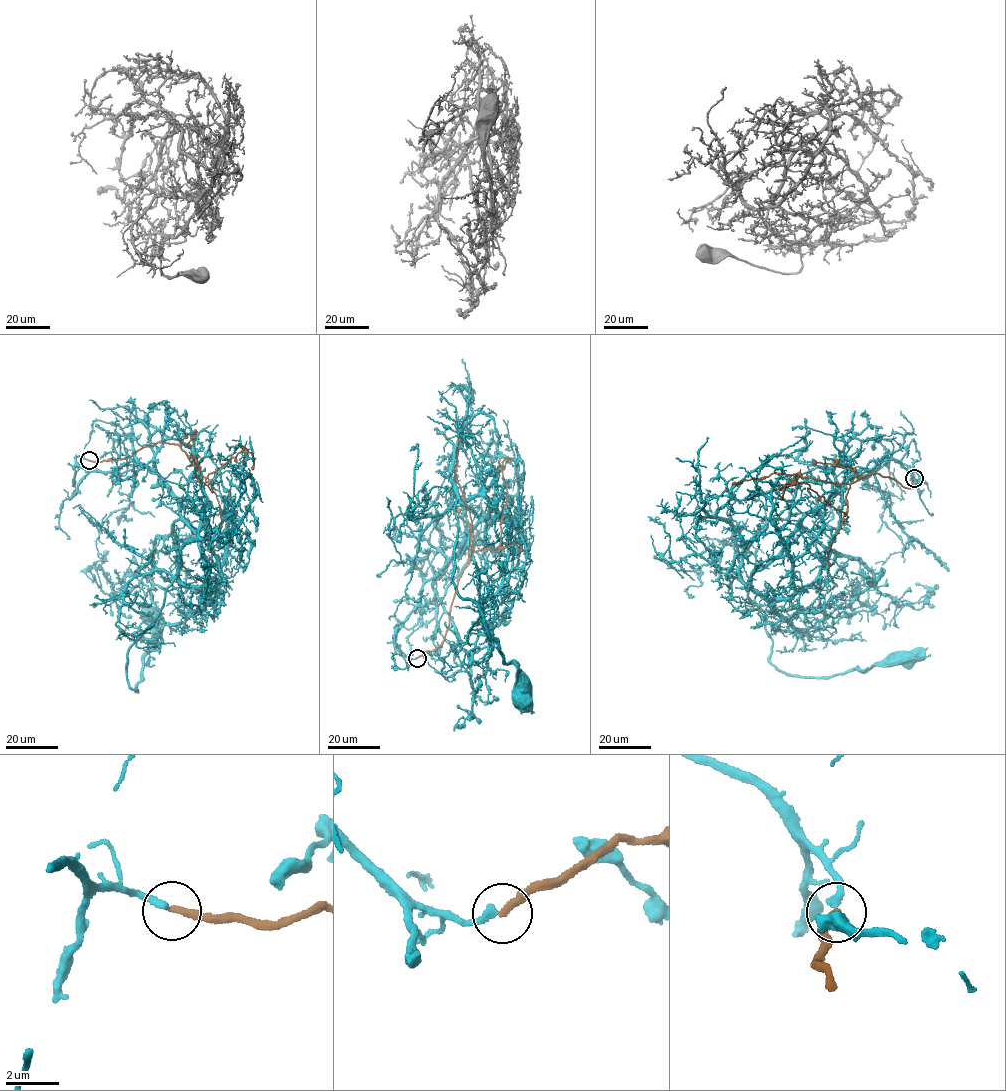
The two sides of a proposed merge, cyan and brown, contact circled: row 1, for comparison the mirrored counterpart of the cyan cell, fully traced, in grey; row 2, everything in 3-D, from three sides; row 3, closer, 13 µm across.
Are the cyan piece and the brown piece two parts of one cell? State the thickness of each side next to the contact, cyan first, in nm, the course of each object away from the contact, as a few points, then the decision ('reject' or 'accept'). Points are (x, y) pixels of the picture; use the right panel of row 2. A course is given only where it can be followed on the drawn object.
calibres 280 and 280 nm; course cyan (913, 477), (895, 460), (853, 471), (749, 584), (738, 571), (741, 557), (770, 659), (786, 673), (907, 661); course brown (914, 478), (912, 488), (878, 474), (851, 483), (845, 515), (804, 483), (786, 484), (780, 499); reject

